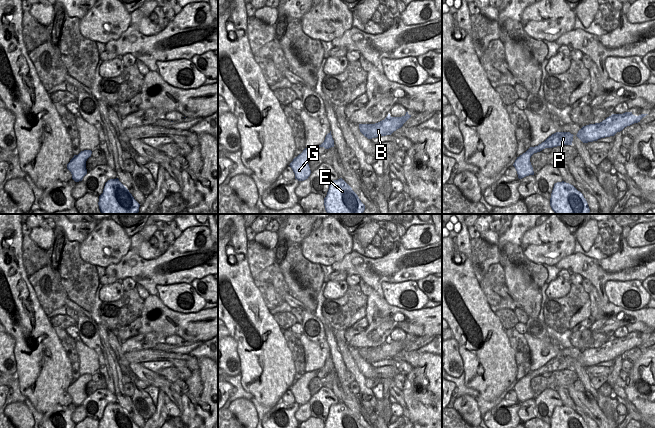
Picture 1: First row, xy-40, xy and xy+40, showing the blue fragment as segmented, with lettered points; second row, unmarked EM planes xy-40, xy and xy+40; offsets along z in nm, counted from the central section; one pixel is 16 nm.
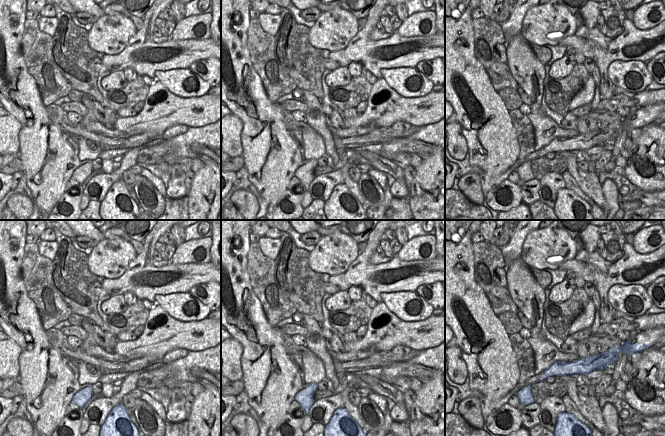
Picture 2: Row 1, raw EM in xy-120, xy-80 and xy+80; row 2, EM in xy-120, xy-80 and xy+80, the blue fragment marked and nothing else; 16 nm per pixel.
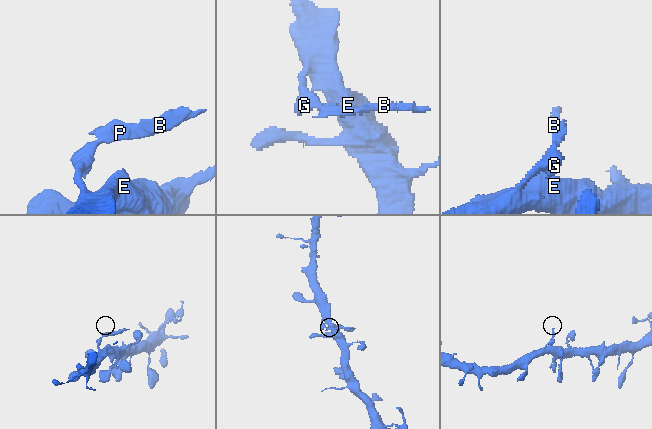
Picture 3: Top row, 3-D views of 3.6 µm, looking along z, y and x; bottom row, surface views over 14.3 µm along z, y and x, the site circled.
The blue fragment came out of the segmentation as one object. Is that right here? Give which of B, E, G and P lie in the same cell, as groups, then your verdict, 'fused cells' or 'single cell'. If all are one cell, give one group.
B P / E G; fused cells

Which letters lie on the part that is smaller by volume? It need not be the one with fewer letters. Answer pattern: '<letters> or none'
B, P.

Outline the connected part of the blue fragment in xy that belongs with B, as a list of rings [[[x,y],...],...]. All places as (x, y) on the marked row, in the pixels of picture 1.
[[[406,112],[402,117],[391,117],[388,116],[375,124],[359,124],[360,132],[368,139],[391,135],[394,131],[401,128],[403,124],[411,117]]]

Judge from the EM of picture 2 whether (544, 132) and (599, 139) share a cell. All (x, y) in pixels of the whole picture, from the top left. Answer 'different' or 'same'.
different

